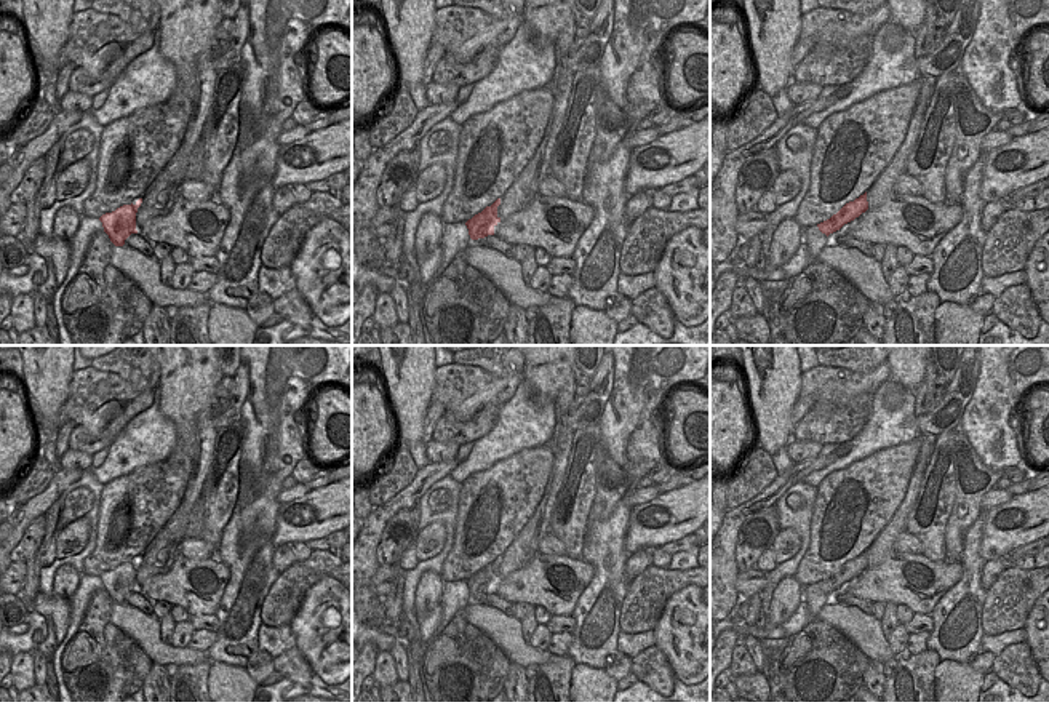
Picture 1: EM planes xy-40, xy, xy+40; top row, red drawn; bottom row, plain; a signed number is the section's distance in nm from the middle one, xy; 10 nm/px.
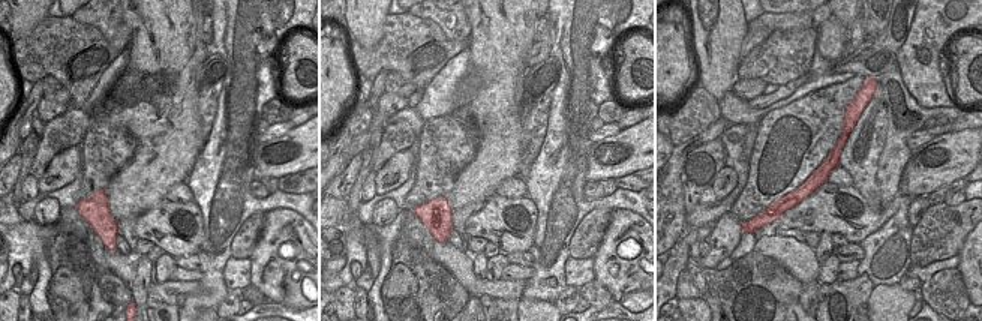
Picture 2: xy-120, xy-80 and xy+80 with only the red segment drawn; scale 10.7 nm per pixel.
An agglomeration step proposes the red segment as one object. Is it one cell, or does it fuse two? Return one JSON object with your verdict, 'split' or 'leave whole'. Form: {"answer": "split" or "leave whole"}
{"answer": "split"}

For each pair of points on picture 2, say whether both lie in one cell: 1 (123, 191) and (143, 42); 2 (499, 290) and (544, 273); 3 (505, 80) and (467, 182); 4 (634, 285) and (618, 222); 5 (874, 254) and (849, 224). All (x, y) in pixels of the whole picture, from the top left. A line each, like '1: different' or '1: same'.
1: same
2: different
3: same
4: same
5: different

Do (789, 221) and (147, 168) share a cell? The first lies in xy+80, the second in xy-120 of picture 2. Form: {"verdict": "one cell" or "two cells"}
{"verdict": "two cells"}

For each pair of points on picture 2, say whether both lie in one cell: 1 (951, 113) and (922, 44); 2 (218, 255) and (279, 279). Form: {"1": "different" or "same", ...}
{"1": "different", "2": "different"}

